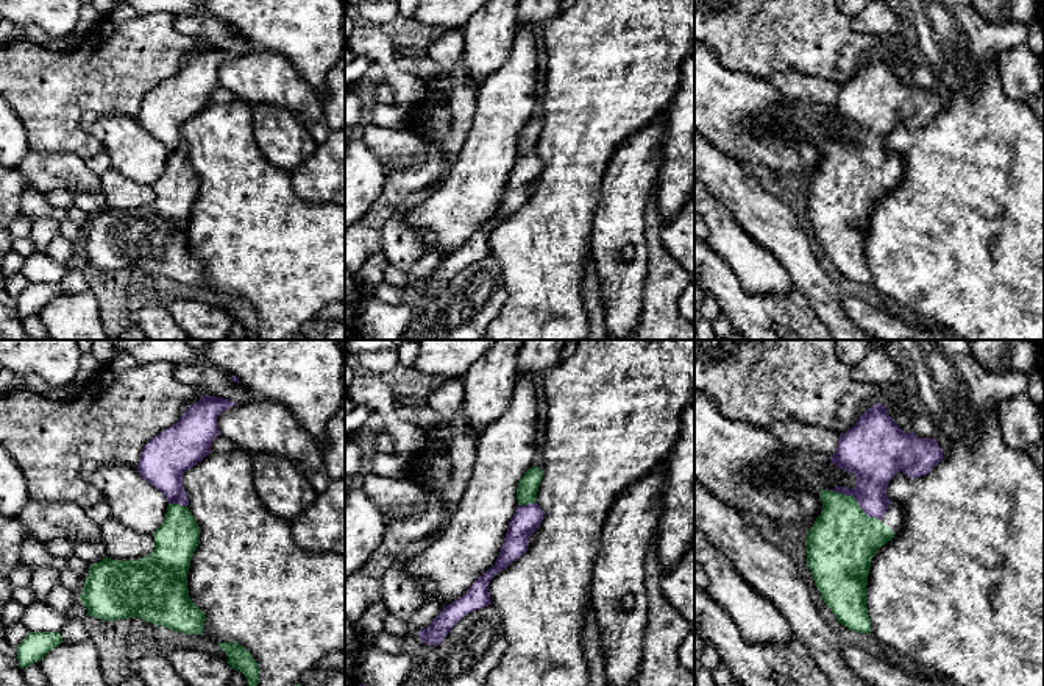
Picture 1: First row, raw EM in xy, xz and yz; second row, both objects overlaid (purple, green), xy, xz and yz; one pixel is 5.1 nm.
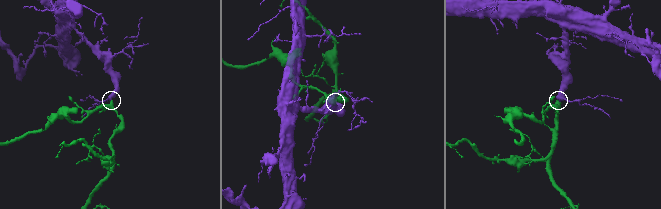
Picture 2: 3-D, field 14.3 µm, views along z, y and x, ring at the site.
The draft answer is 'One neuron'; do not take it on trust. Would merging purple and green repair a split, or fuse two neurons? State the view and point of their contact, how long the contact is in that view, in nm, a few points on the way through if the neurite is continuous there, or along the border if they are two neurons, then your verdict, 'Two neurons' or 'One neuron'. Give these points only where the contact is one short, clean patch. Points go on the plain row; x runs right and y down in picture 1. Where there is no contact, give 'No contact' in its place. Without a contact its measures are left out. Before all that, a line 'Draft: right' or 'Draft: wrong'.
Draft: right
Touches purple at yz (855, 150). Shared border 300 nm. Path across: yz (873, 105), (871, 134), (855, 150), (841, 194). One neuron

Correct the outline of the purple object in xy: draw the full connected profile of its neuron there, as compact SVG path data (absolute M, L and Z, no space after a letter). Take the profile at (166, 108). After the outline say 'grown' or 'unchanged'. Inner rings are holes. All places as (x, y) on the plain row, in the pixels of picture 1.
M204 45L187 59L176 75L144 97L136 117L142 129L158 139L169 151L165 170L153 186L154 201L148 207L125 212L103 209L91 215L80 246L89 267L101 271L139 268L179 284L203 285L206 267L190 251L187 240L187 223L200 192L200 178L187 159L189 150L183 137L183 125L211 104L211 94L220 86L217 69L233 56L237 53Z; grown

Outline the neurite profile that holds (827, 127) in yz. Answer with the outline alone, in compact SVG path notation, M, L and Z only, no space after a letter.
M827 109L818 122L808 126L821 140L835 137L854 139L857 136L857 126L854 123L836 118L830 109Z

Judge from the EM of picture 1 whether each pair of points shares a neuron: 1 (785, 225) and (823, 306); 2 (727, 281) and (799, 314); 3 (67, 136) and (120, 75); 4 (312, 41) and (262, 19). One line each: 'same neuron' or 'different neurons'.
1: same neuron
2: same neuron
3: same neuron
4: same neuron

